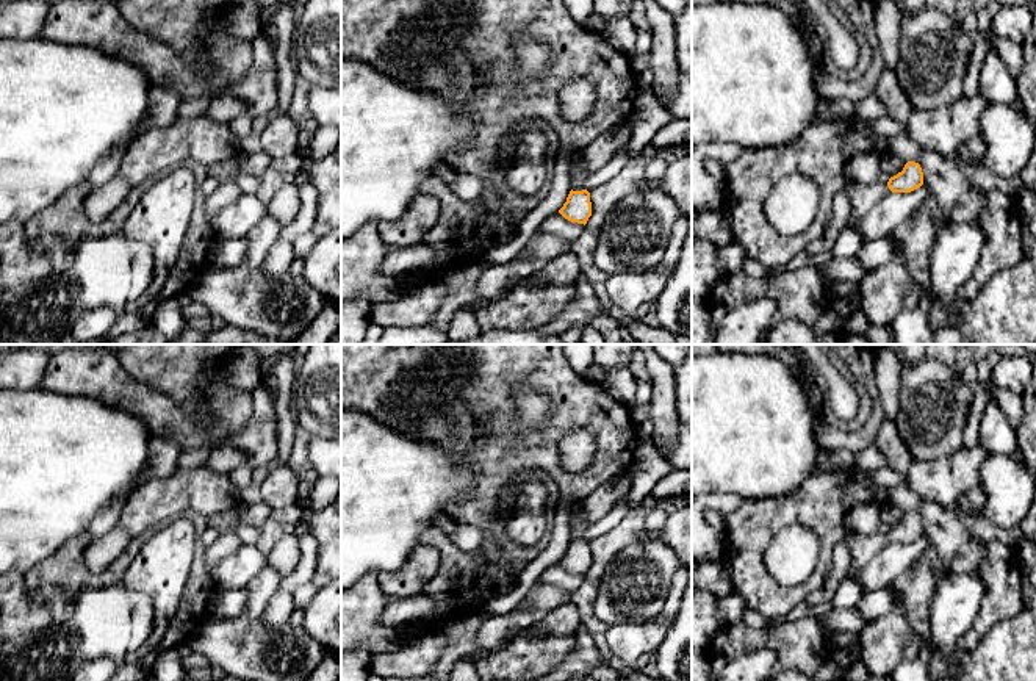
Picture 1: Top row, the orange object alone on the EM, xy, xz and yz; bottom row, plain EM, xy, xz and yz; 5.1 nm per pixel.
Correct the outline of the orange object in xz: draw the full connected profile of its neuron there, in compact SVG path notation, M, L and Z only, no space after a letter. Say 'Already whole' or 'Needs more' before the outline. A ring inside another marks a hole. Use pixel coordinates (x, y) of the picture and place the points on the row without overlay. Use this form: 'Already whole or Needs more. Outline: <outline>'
Needs more. Outline: M635 465L629 467L624 473L609 479L593 493L581 499L585 521L571 526L571 542L567 553L559 560L565 570L584 576L587 575L592 567L592 553L590 543L584 539L584 534L590 524L606 517L607 512L631 490L634 470Z

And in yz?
Needs more. Outline: M908 512L901 523L890 528L886 535L878 532L862 535L845 532L845 542L851 551L851 567L845 578L854 579L856 575L890 542L911 543L923 535L923 523L919 513Z

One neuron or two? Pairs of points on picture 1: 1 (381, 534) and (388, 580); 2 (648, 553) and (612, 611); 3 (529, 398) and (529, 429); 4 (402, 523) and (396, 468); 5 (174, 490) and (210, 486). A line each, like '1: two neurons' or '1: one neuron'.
1: two neurons
2: one neuron
3: one neuron
4: one neuron
5: one neuron

